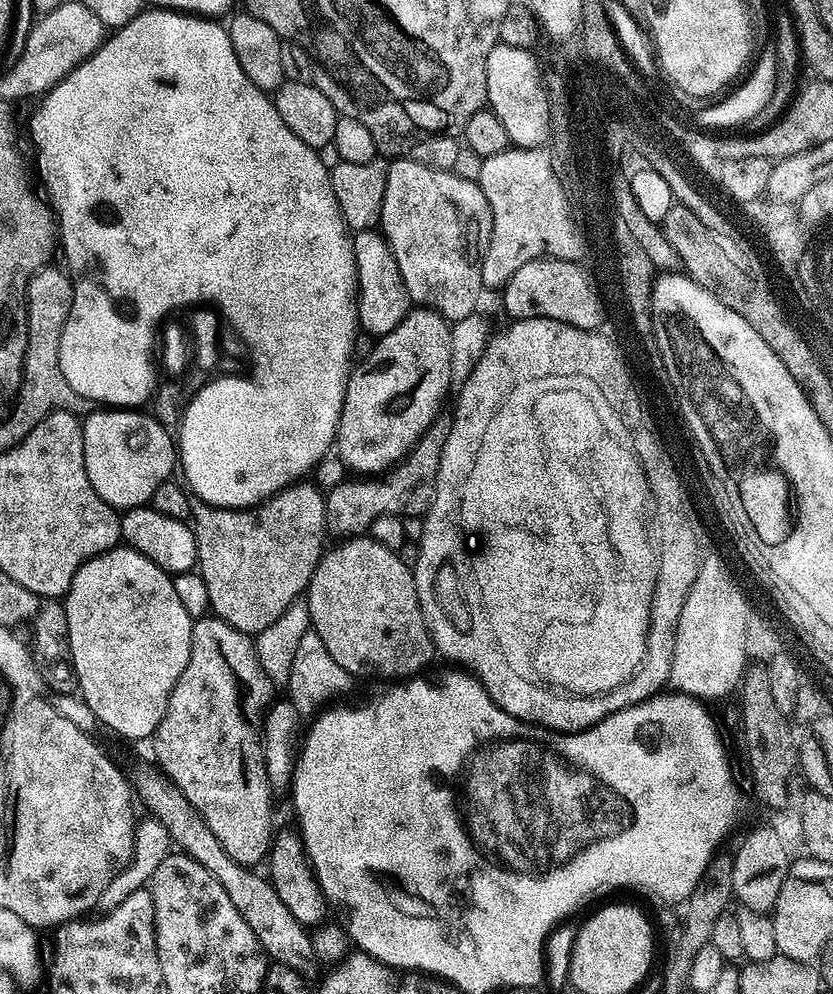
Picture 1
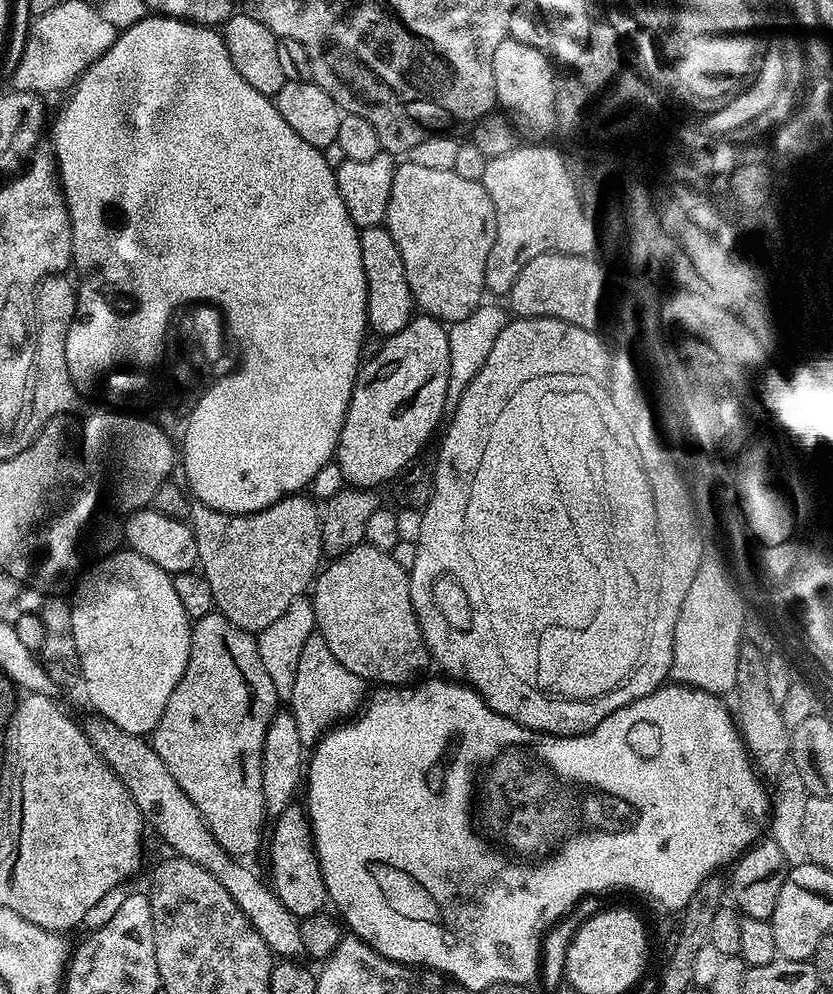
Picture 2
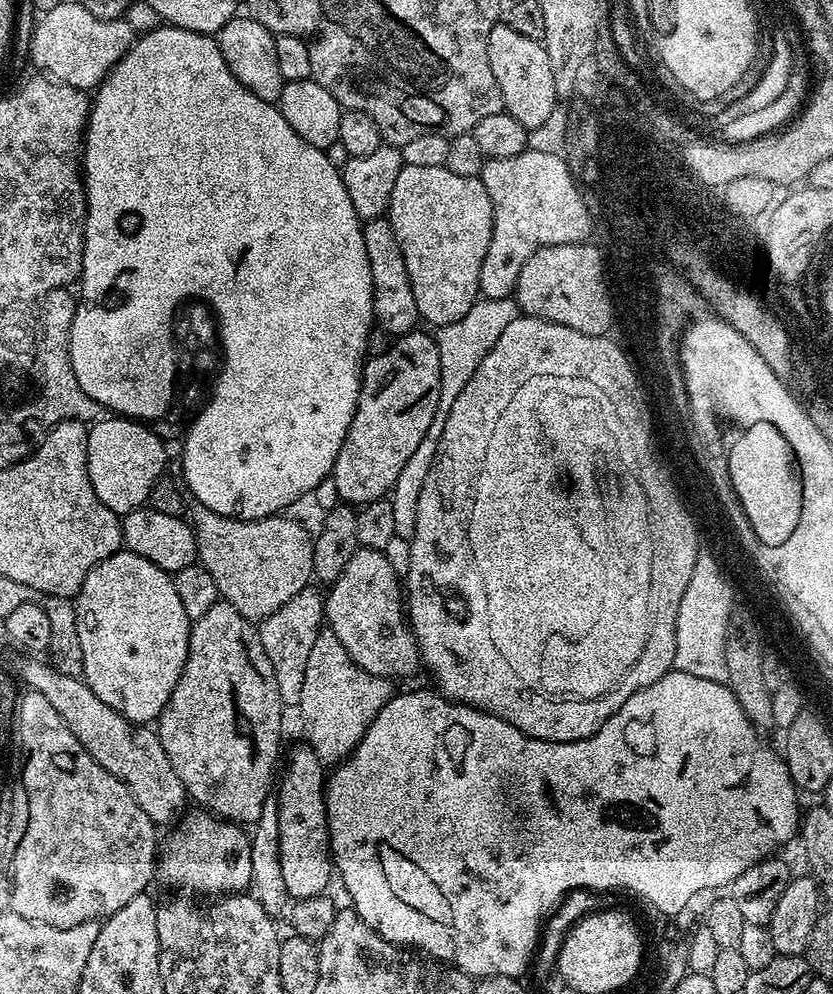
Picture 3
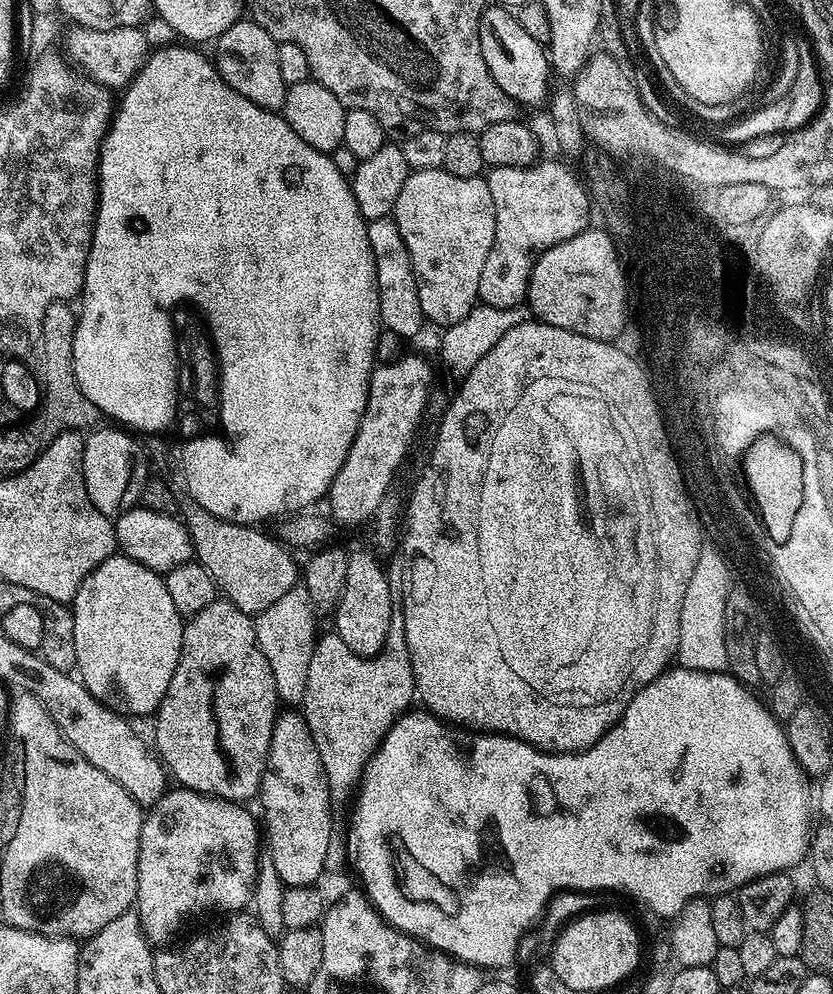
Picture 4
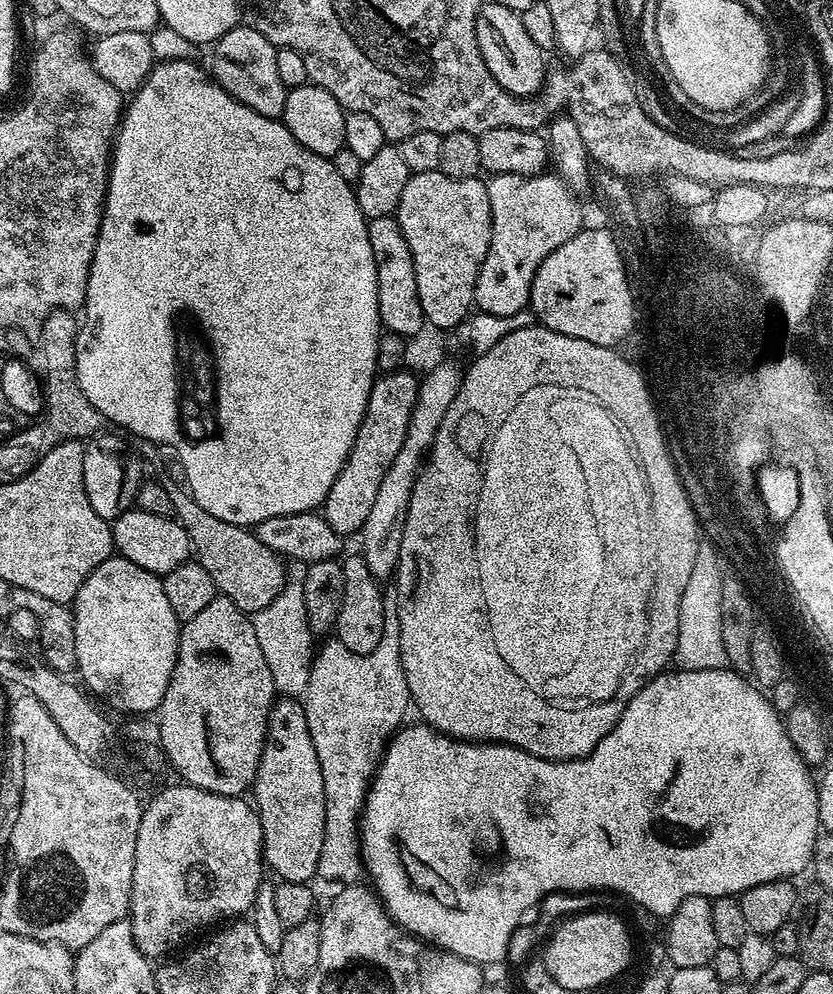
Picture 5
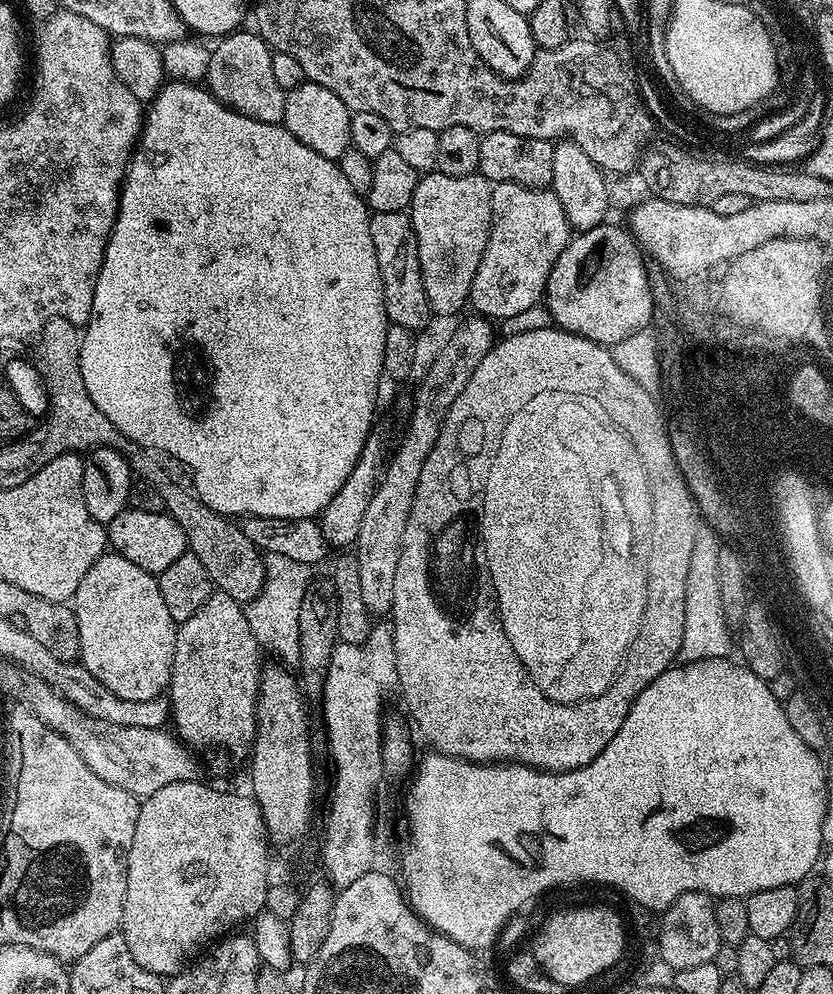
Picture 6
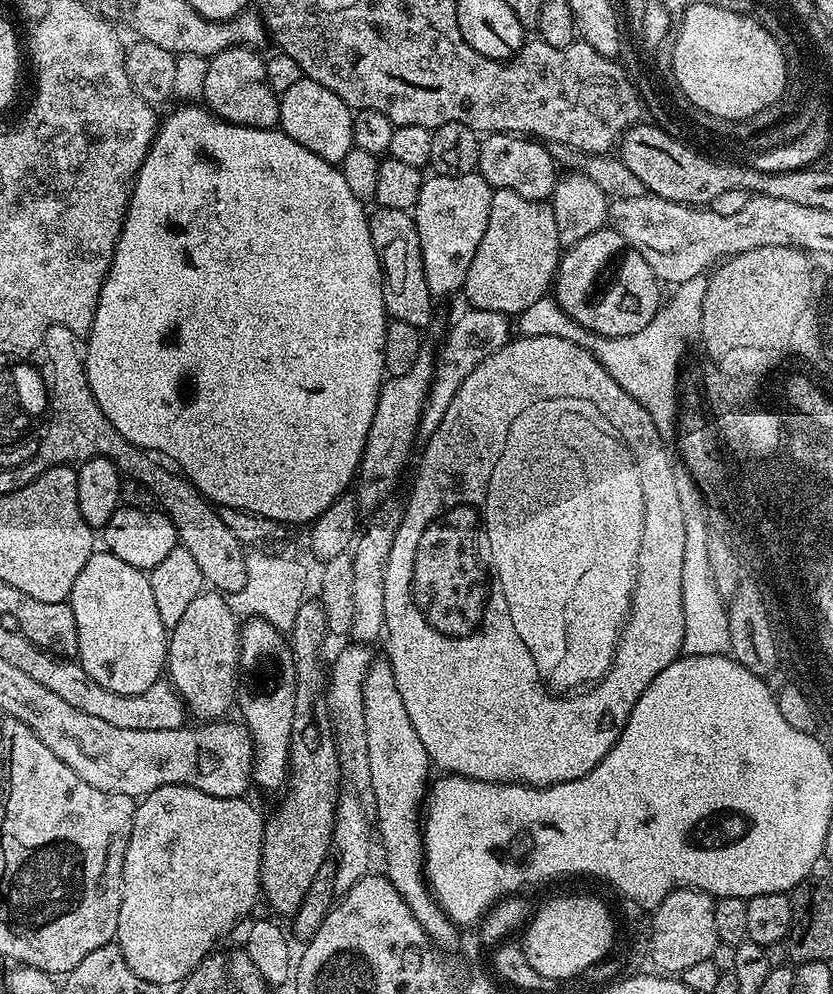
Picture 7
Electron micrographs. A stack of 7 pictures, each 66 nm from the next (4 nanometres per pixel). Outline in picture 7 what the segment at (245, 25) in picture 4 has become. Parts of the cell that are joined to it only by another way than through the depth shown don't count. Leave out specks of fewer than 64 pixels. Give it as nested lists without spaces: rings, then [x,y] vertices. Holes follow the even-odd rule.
[[[237,46],[211,56],[202,100],[220,120],[251,128],[274,128],[280,122],[280,97],[266,82],[265,57],[256,52],[248,46]]]

